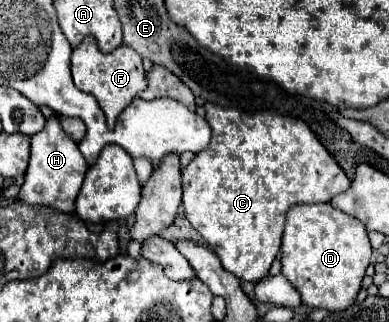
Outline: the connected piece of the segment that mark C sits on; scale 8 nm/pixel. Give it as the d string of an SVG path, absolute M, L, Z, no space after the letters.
M206 103L204 107L212 139L208 147L196 153L182 169L182 207L186 219L218 255L226 271L242 281L260 281L268 275L278 255L288 209L302 203L330 201L336 193L350 187L350 179L302 119L268 111L246 113L216 103Z

